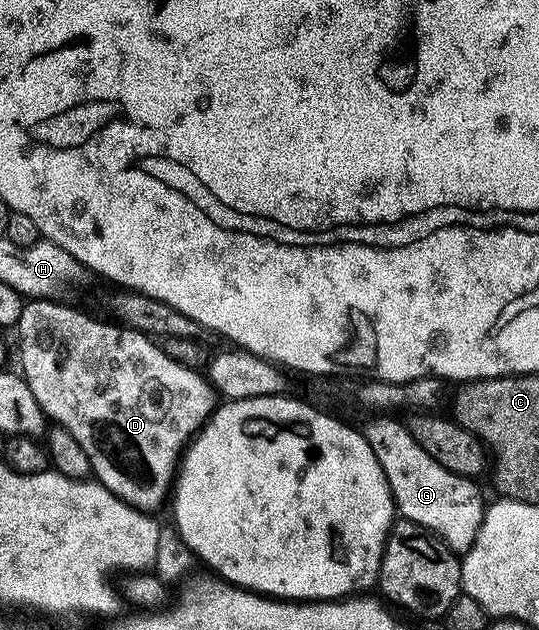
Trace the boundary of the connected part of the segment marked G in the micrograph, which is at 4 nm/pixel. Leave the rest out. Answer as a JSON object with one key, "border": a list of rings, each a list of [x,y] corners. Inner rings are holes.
{"border":[[[372,417],[369,419],[372,420],[366,425],[363,424],[362,430],[370,449],[374,449],[374,453],[382,465],[382,473],[386,473],[386,481],[390,485],[390,493],[392,500],[396,503],[397,512],[403,518],[409,519],[410,522],[425,527],[452,551],[457,553],[469,551],[478,537],[478,529],[482,525],[486,510],[486,498],[484,499],[483,493],[480,492],[479,482],[476,479],[467,479],[461,475],[450,473],[450,469],[438,465],[438,461],[434,461],[434,457],[430,457],[430,453],[426,453],[426,449],[422,449],[422,445],[418,445],[418,441],[414,441],[407,426],[396,420],[399,418]]]}

